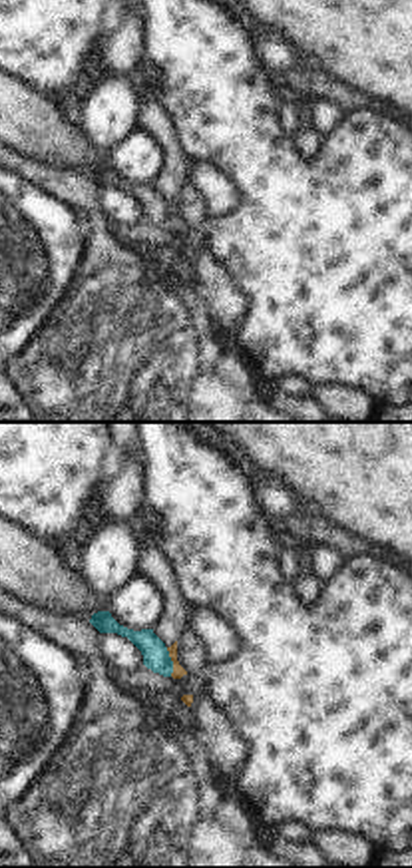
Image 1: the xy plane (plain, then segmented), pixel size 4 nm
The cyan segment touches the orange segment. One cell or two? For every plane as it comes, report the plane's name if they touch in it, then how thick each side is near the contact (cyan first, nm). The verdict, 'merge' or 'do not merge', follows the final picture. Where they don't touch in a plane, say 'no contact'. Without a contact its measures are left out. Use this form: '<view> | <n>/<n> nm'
xy | 110/50 nm

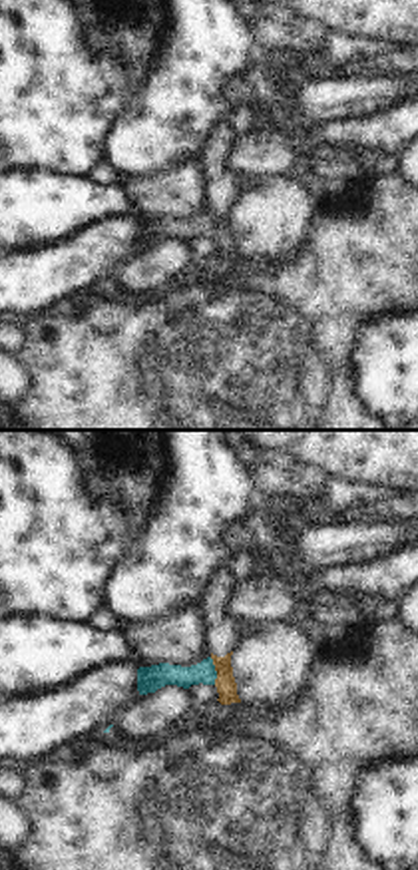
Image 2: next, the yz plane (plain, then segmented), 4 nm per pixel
yz | 100/80 nm

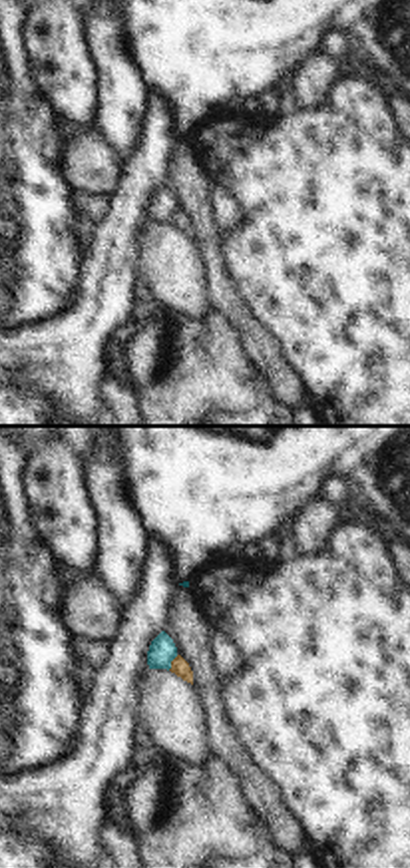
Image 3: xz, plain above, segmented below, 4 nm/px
xz | 110/70 nm

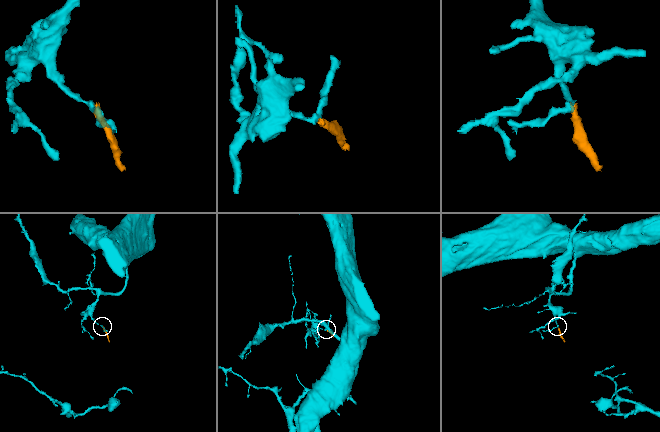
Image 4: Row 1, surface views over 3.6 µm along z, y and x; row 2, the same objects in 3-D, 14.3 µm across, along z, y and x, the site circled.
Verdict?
do not merge

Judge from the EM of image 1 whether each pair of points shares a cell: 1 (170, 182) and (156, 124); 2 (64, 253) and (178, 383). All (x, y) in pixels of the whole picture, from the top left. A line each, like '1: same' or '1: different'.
1: same
2: different

